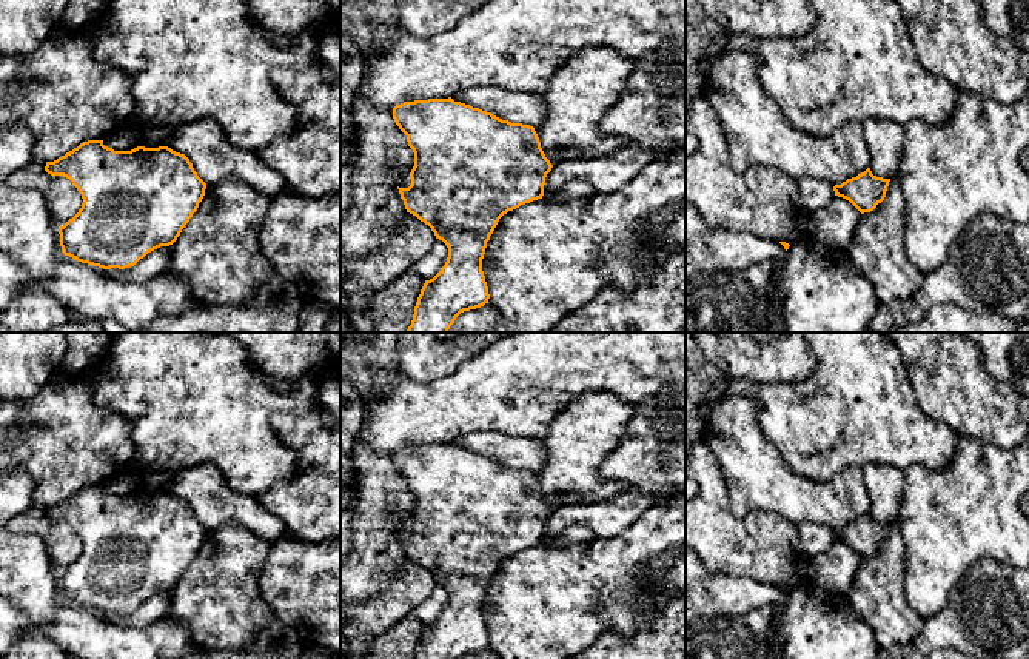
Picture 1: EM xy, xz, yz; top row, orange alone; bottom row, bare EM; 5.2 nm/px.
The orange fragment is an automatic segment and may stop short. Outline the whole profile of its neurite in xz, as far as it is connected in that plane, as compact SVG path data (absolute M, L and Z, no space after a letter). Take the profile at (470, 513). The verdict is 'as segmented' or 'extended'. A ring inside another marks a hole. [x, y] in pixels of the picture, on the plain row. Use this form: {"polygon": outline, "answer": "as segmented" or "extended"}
{"polygon": "M451 442L404 447L393 453L393 463L414 497L414 511L410 517L411 530L408 533L397 531L405 554L428 570L436 584L448 593L445 610L433 624L425 625L414 659L461 659L481 653L490 644L482 616L490 580L504 559L542 544L545 522L553 510L545 502L533 471L502 465L491 457L454 447Z", "answer": "as segmented"}

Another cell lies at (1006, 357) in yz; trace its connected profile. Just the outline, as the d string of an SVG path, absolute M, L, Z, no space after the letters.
M958 333L974 342L992 377L1011 385L1020 397L1029 397L1029 333Z

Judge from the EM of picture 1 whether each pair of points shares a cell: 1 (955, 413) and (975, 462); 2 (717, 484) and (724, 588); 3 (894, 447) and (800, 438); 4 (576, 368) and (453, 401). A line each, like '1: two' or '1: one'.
1: two
2: two
3: one
4: one

